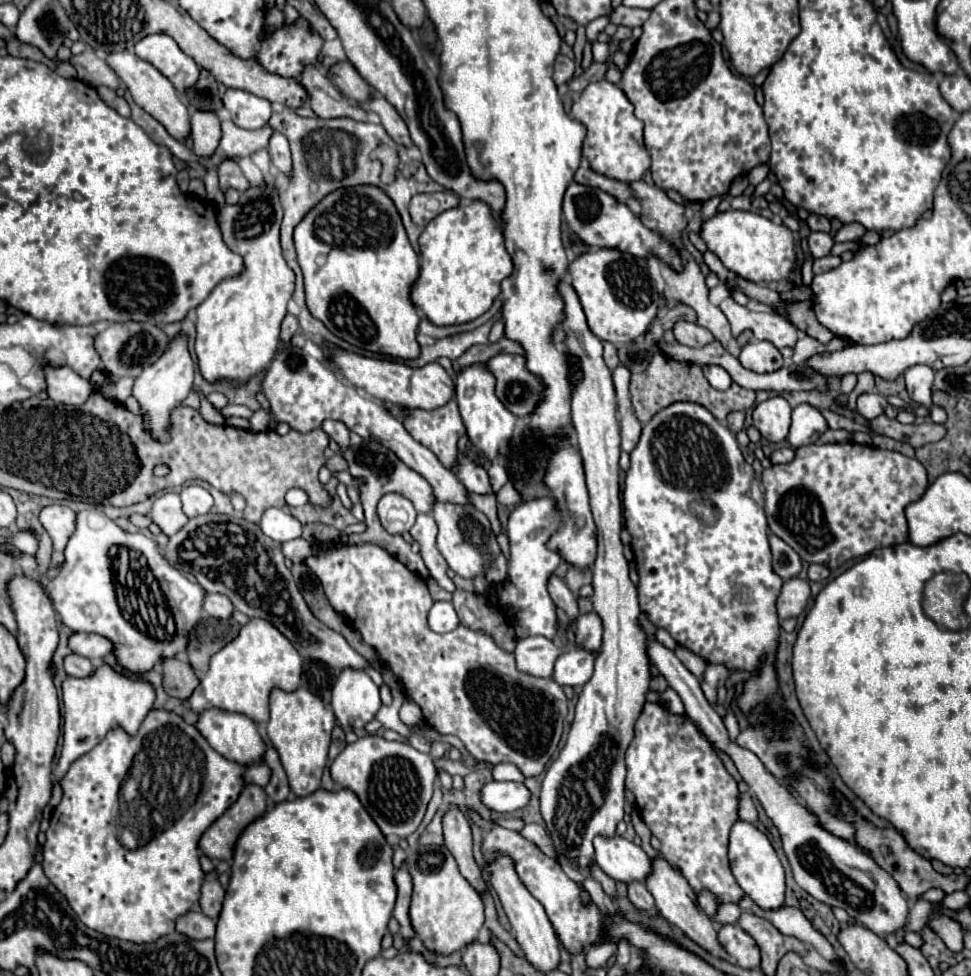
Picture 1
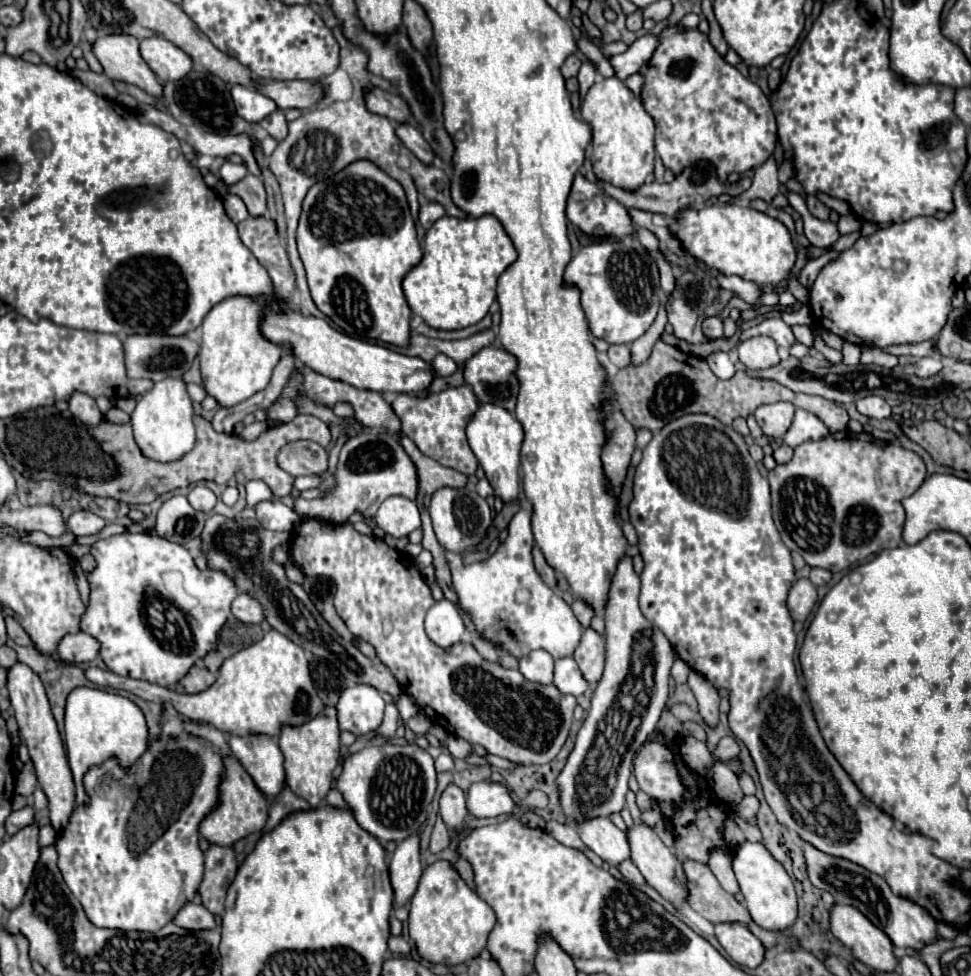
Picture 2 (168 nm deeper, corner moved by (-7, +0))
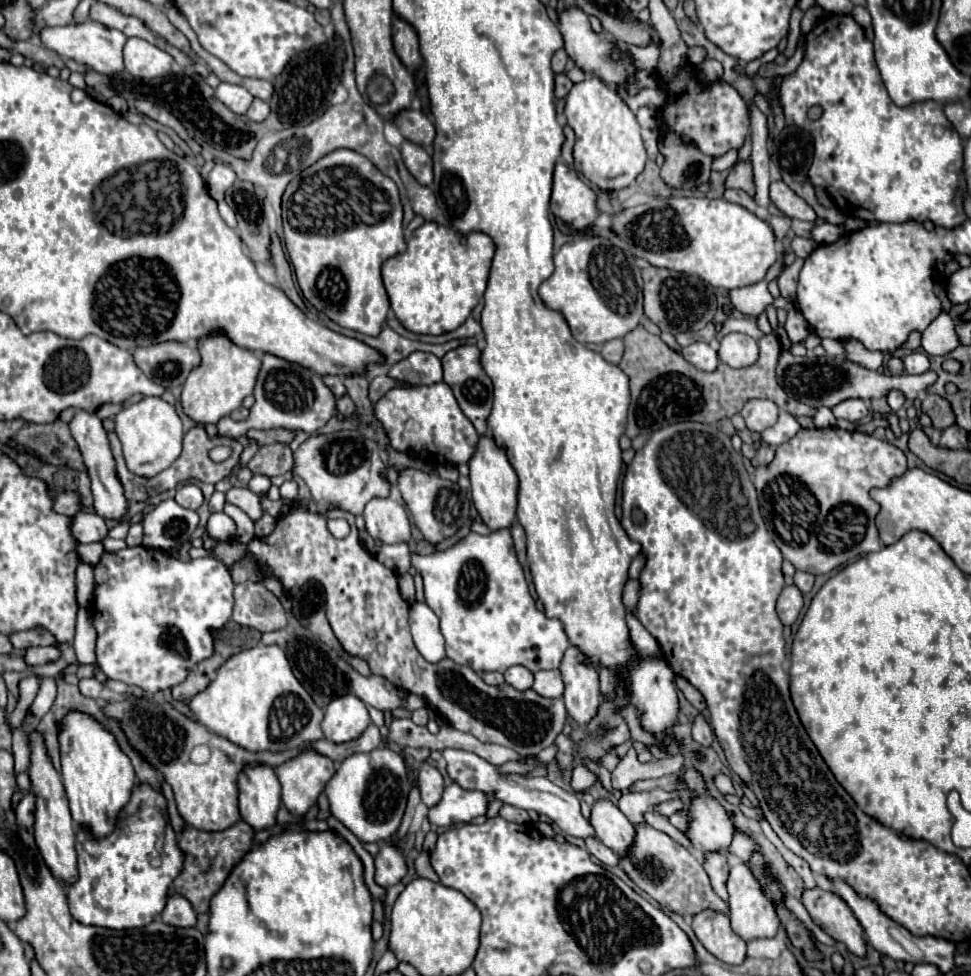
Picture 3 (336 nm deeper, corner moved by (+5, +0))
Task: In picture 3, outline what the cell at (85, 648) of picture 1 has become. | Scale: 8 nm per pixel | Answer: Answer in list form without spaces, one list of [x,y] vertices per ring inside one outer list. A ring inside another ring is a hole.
[[[28,647],[24,653],[24,661],[26,665],[44,665],[50,661],[56,661],[60,657],[56,647]]]

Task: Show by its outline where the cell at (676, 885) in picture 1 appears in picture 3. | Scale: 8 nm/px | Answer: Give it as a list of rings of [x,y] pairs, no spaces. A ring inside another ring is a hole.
[[[610,799],[594,801],[590,825],[594,827],[596,837],[616,855],[624,853],[624,849],[632,845],[632,837],[636,835],[634,825],[626,819],[626,815]]]

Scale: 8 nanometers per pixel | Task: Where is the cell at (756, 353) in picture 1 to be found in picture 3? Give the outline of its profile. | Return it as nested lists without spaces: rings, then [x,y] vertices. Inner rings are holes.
[[[728,333],[720,341],[718,359],[730,367],[742,369],[754,365],[758,357],[758,343],[756,339],[742,335],[742,333]]]

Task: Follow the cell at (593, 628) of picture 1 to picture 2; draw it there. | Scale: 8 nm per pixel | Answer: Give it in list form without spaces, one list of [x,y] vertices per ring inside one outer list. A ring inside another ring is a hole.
[[[586,627],[582,633],[582,639],[574,651],[574,659],[580,665],[580,671],[588,679],[590,687],[596,687],[596,681],[600,681],[600,673],[604,669],[604,639],[598,631],[592,627]]]

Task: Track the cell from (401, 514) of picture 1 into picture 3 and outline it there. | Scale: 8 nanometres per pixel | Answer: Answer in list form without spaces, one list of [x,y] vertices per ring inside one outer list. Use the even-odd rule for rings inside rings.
[[[376,497],[364,509],[366,531],[382,543],[408,543],[410,519],[402,503],[390,497]]]

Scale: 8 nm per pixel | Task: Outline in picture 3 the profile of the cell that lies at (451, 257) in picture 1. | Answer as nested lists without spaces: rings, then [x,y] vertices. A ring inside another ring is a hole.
[[[432,221],[418,227],[408,239],[406,251],[386,259],[382,265],[382,281],[390,297],[390,307],[398,321],[404,325],[404,329],[420,335],[442,335],[458,329],[470,317],[472,309],[484,295],[492,253],[494,253],[492,239],[484,233],[470,233],[466,237],[466,243],[462,243],[460,235],[452,227],[444,227]]]

